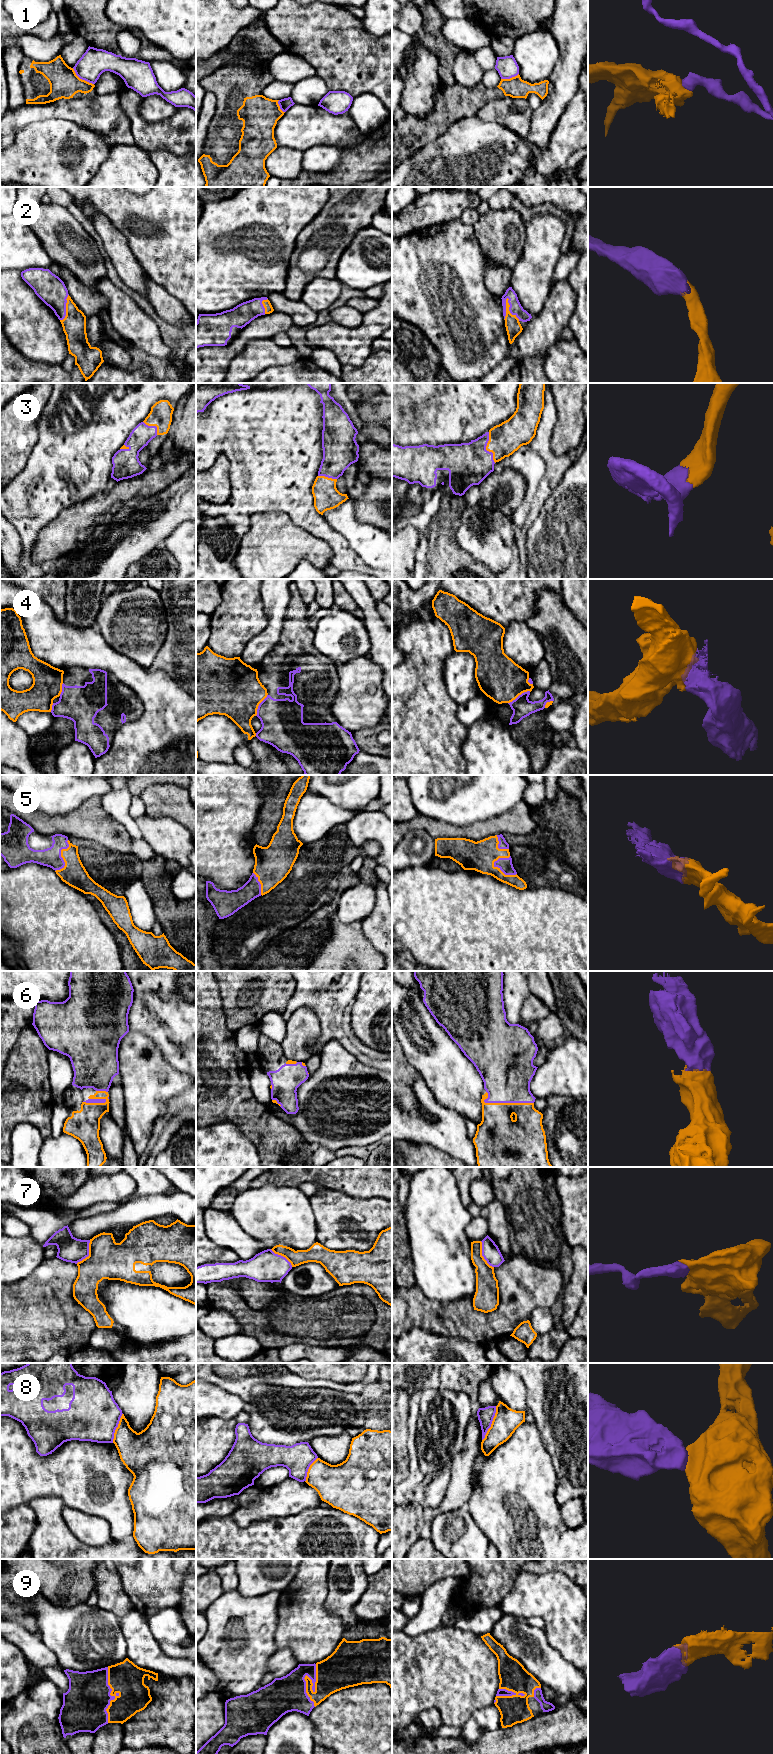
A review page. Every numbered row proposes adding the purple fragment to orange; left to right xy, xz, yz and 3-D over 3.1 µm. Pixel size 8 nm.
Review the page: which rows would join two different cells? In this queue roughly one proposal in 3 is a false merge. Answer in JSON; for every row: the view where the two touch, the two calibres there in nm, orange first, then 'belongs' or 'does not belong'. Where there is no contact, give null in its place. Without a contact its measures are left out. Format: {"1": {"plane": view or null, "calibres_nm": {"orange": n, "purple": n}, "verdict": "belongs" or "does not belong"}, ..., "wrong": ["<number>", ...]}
{"1": {"plane": "xy", "calibres_nm": {"orange": 240, "purple": 220}, "verdict": "does not belong"}, "2": {"plane": "yz", "calibres_nm": {"orange": 130, "purple": 100}, "verdict": "belongs"}, "3": {"plane": "yz", "calibres_nm": {"orange": 260, "purple": 340}, "verdict": "belongs"}, "4": {"plane": "yz", "calibres_nm": {"orange": 360, "purple": 160}, "verdict": "does not belong"}, "5": {"plane": "yz", "calibres_nm": {"orange": 240, "purple": 110}, "verdict": "belongs"}, "6": {"plane": "yz", "calibres_nm": {"orange": 320, "purple": 400}, "verdict": "belongs"}, "7": {"plane": "yz", "calibres_nm": {"orange": 180, "purple": 140}, "verdict": "does not belong"}, "8": {"plane": "yz", "calibres_nm": {"orange": 200, "purple": 130}, "verdict": "does not belong"}, "9": {"plane": "xy", "calibres_nm": {"orange": 260, "purple": 360}, "verdict": "belongs"}, "wrong": ["1", "4", "7", "8"]}

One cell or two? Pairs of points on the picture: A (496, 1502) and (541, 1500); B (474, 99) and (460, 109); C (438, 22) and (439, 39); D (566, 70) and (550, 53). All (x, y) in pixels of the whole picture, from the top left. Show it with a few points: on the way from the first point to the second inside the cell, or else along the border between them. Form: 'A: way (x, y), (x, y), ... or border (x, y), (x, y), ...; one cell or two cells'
A: way (506, 1491), (516, 1500), (529, 1500); one cell
B: way (471, 100), (463, 106); one cell
C: way (438, 26), (438, 35); one cell
D: border (555, 38), (559, 48), (559, 58), (547, 79); two cells

